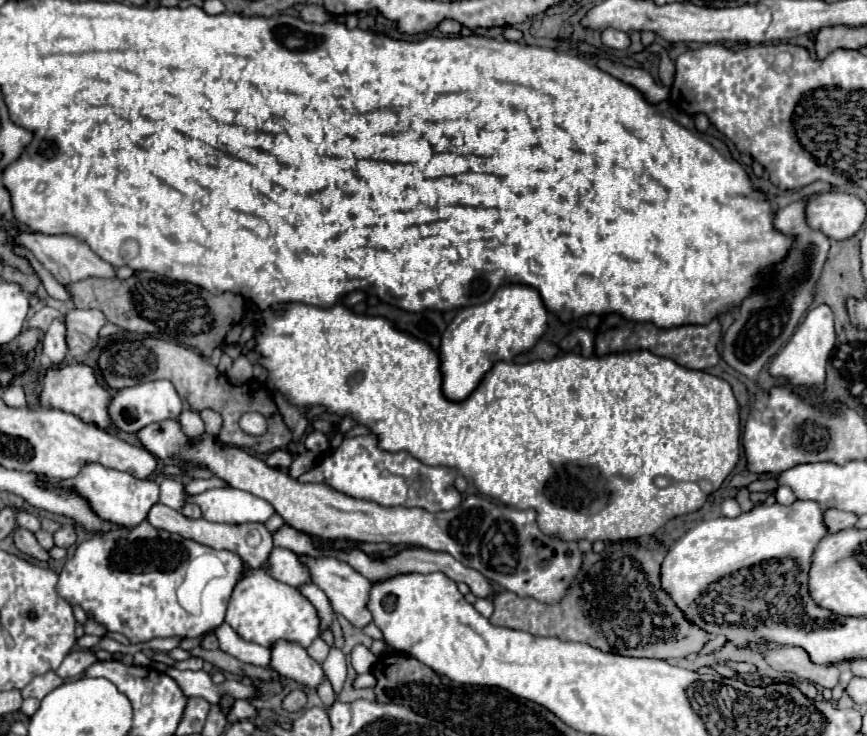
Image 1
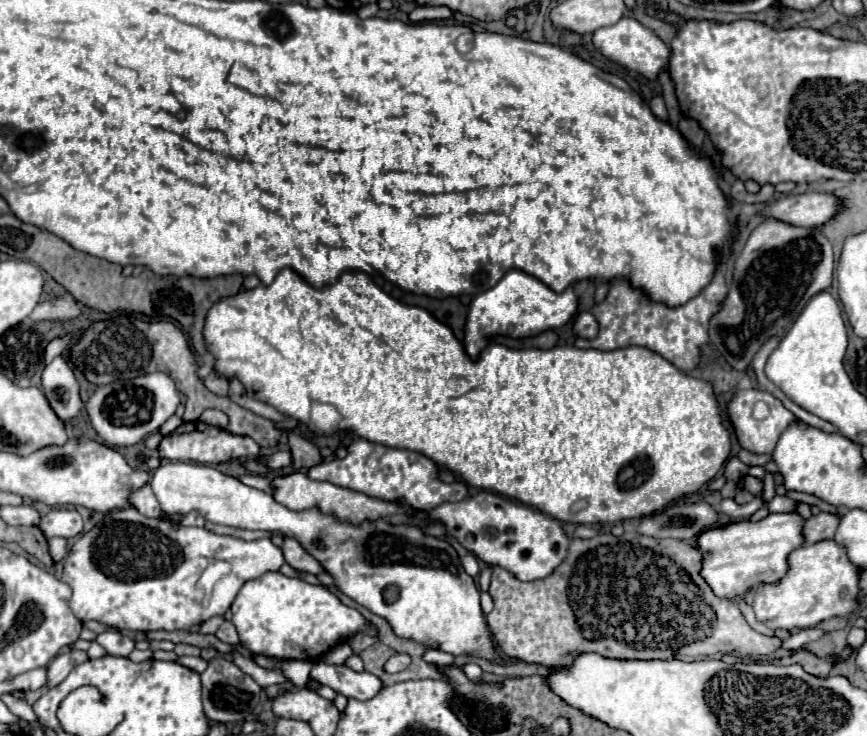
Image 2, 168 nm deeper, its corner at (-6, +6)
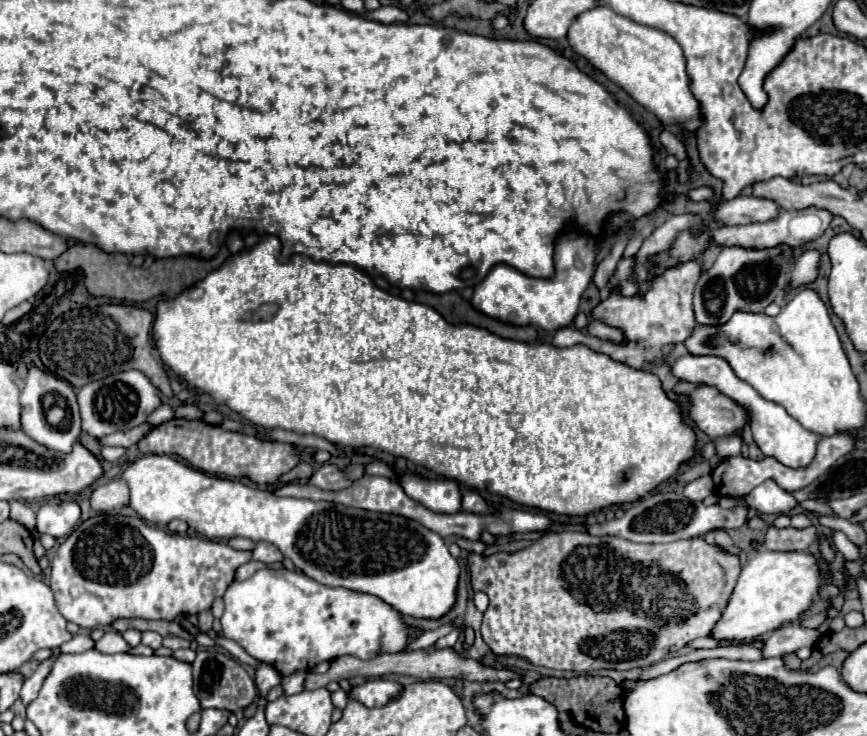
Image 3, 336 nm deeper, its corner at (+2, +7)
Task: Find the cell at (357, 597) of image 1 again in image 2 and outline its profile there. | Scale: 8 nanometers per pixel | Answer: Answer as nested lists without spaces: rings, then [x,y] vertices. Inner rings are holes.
[[[286,537],[280,549],[282,549],[282,553],[284,553],[284,561],[286,561],[290,567],[294,567],[294,569],[298,569],[298,571],[308,571],[308,573],[312,573],[312,575],[324,571],[324,569],[320,567],[320,563],[318,563],[312,555],[308,555],[308,553],[300,547],[300,543],[298,543],[296,539]]]

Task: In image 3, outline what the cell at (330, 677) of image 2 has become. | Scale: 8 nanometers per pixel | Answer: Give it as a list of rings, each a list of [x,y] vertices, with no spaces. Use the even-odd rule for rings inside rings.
[[[374,678],[374,680],[366,680],[360,686],[352,686],[350,692],[348,692],[348,698],[358,700],[368,708],[374,708],[374,706],[384,706],[390,698],[398,696],[400,688],[402,686],[392,682],[392,680]]]

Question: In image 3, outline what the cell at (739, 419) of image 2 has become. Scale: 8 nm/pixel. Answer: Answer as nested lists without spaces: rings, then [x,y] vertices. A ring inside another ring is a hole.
[[[678,382],[674,390],[678,394],[690,396],[690,416],[694,424],[712,440],[738,436],[738,432],[742,432],[744,426],[750,424],[748,410],[714,386],[698,388],[690,382]]]

